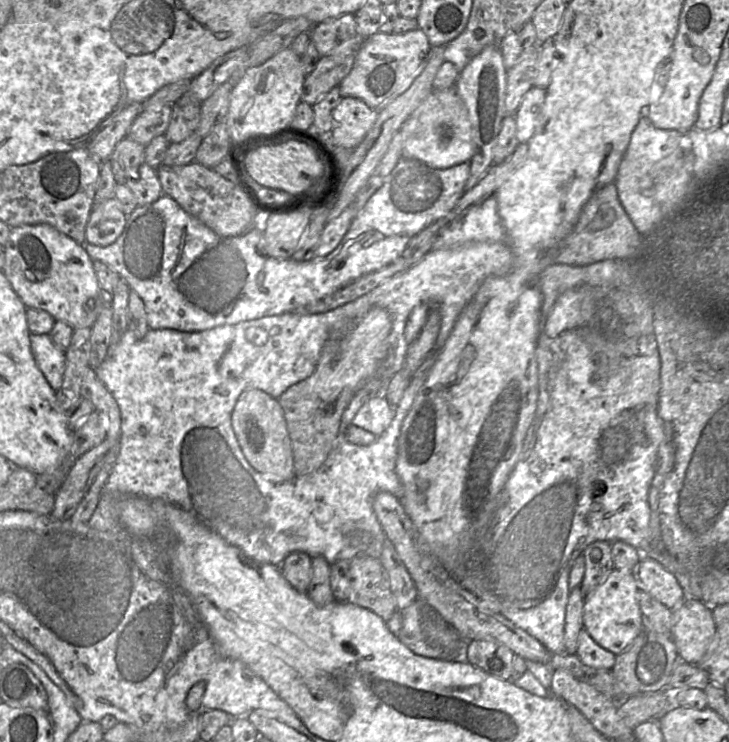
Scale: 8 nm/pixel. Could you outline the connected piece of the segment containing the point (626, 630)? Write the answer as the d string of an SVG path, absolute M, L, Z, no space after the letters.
M613 569L584 602L584 629L598 645L616 656L625 651L643 630L638 589L635 572Z

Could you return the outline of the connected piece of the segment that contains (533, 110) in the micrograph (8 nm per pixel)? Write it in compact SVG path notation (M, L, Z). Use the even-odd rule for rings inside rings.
M532 86L522 97L514 114L516 140L519 144L527 143L533 135L536 121L543 107L546 89Z

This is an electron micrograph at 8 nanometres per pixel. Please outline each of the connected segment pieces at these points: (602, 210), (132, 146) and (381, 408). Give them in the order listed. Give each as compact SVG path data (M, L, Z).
M614 183L594 192L583 206L571 233L554 253L555 264L584 266L606 259L639 259L646 243L622 207Z
M125 136L115 147L110 163L118 184L125 184L133 178L145 162L145 146Z
M374 397L364 403L351 424L379 437L390 425L395 415L385 397Z

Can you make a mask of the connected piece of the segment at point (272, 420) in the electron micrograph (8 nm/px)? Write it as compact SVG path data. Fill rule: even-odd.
M256 388L242 391L231 413L231 426L245 459L255 471L274 483L287 482L295 477L291 441L276 398Z

